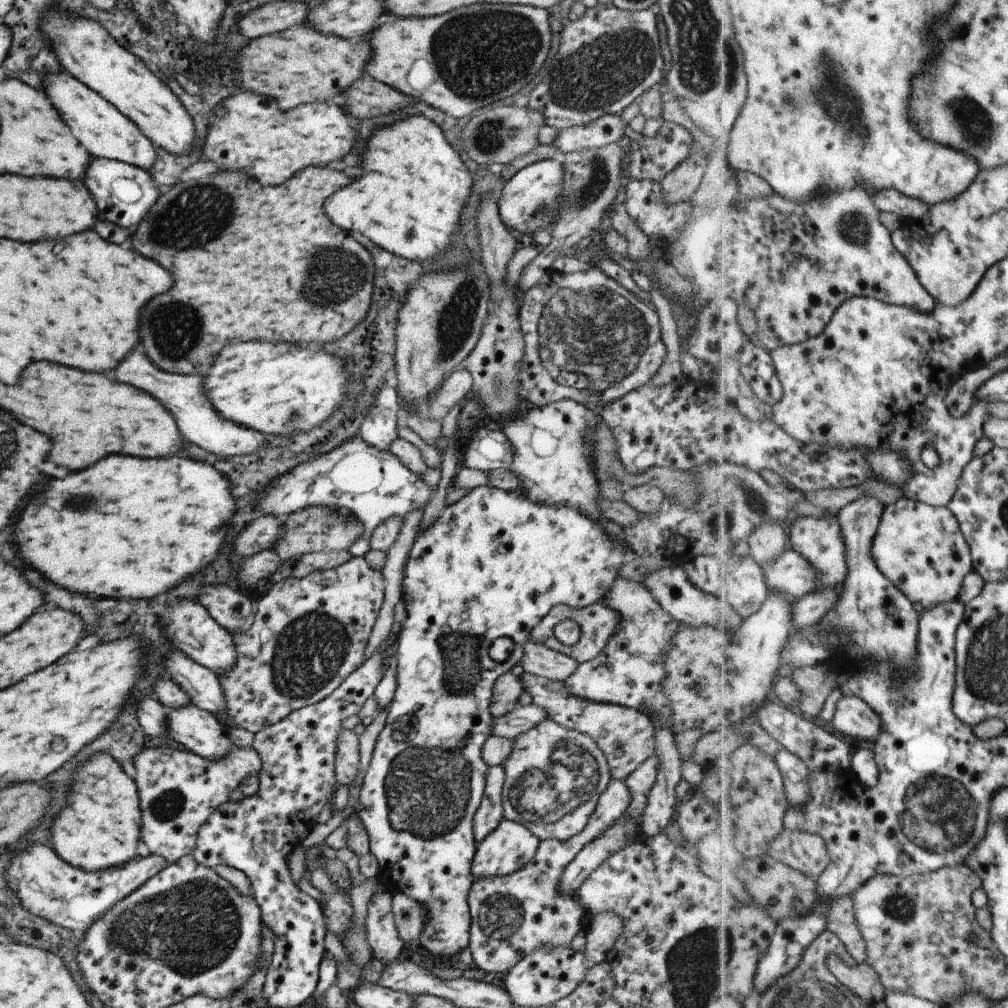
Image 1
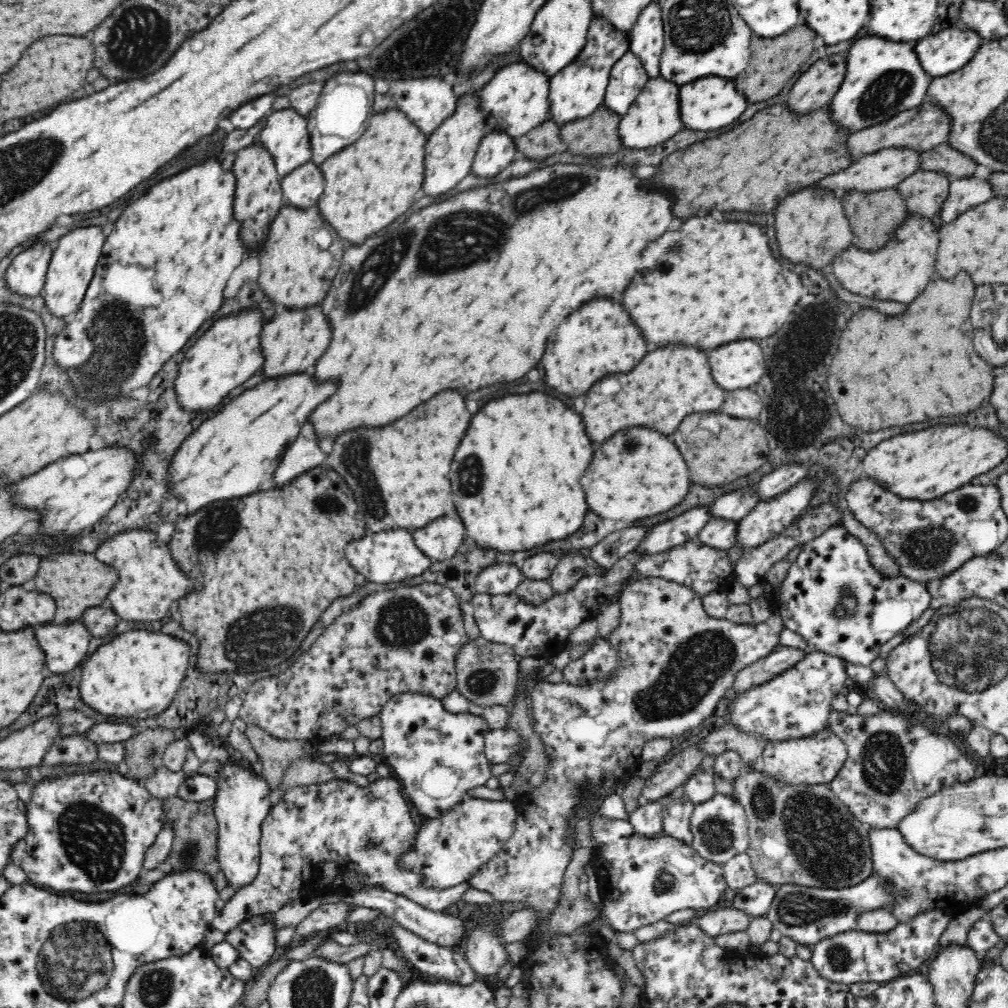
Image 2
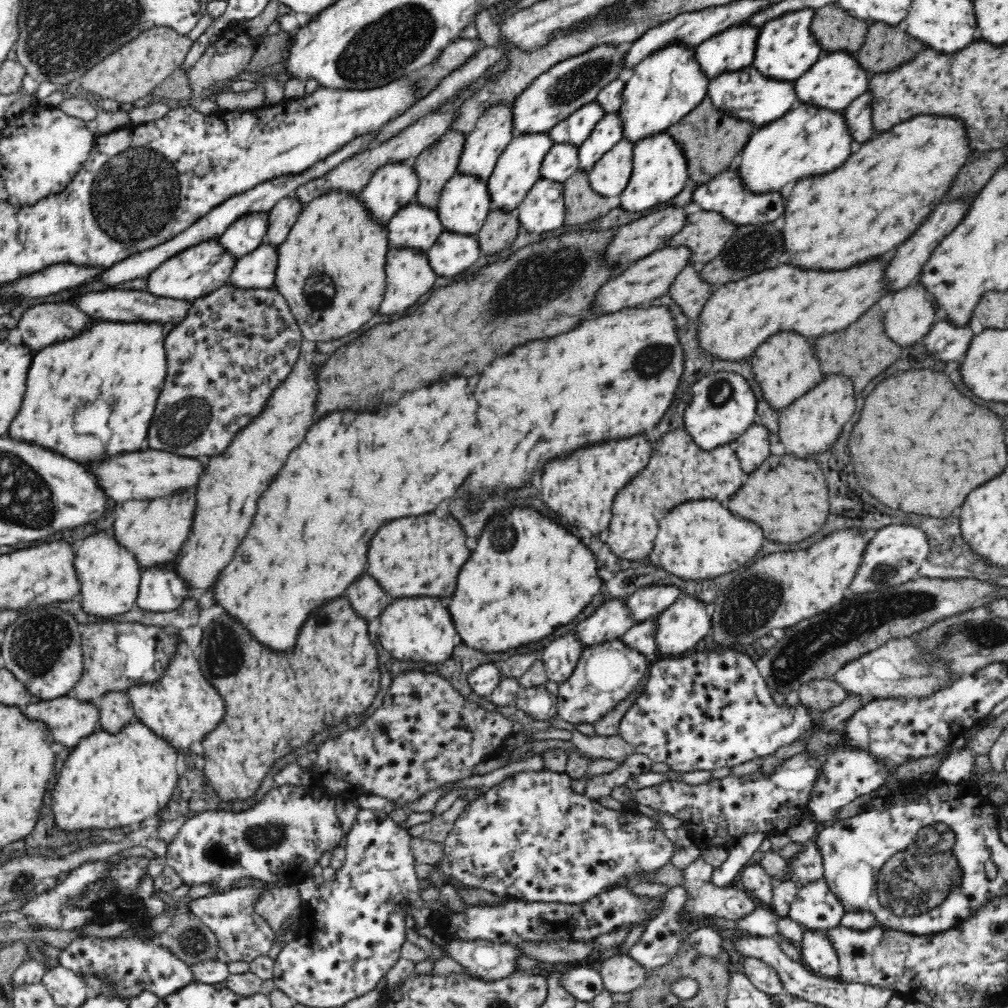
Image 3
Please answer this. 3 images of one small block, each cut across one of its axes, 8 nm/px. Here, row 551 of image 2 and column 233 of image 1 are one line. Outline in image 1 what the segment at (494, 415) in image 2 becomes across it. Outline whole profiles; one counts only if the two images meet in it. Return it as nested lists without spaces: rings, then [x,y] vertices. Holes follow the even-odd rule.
[[[111,454],[107,458],[101,458],[99,462],[95,462],[93,466],[73,472],[61,480],[51,480],[39,502],[35,504],[29,502],[29,506],[25,506],[25,510],[19,516],[17,528],[15,528],[15,542],[19,544],[19,554],[29,560],[29,564],[43,574],[47,581],[53,582],[56,586],[71,590],[73,593],[95,596],[103,596],[103,598],[151,598],[155,594],[163,594],[171,588],[175,588],[177,584],[181,584],[181,580],[185,580],[187,576],[193,576],[202,572],[206,567],[213,565],[216,560],[219,561],[217,552],[223,544],[223,538],[227,534],[227,526],[231,524],[233,518],[233,498],[229,492],[229,482],[227,476],[217,472],[213,466],[205,464],[205,462],[197,462],[197,460],[189,460],[189,458],[181,458],[181,456],[171,456],[171,458],[131,458],[131,456],[119,456],[119,454]],[[91,498],[93,498],[93,510],[91,510]],[[41,504],[47,504],[51,510],[43,510]],[[39,506],[39,508],[35,508]],[[93,512],[93,514],[91,514]],[[111,512],[111,514],[109,514]],[[125,516],[125,518],[123,518]]]

